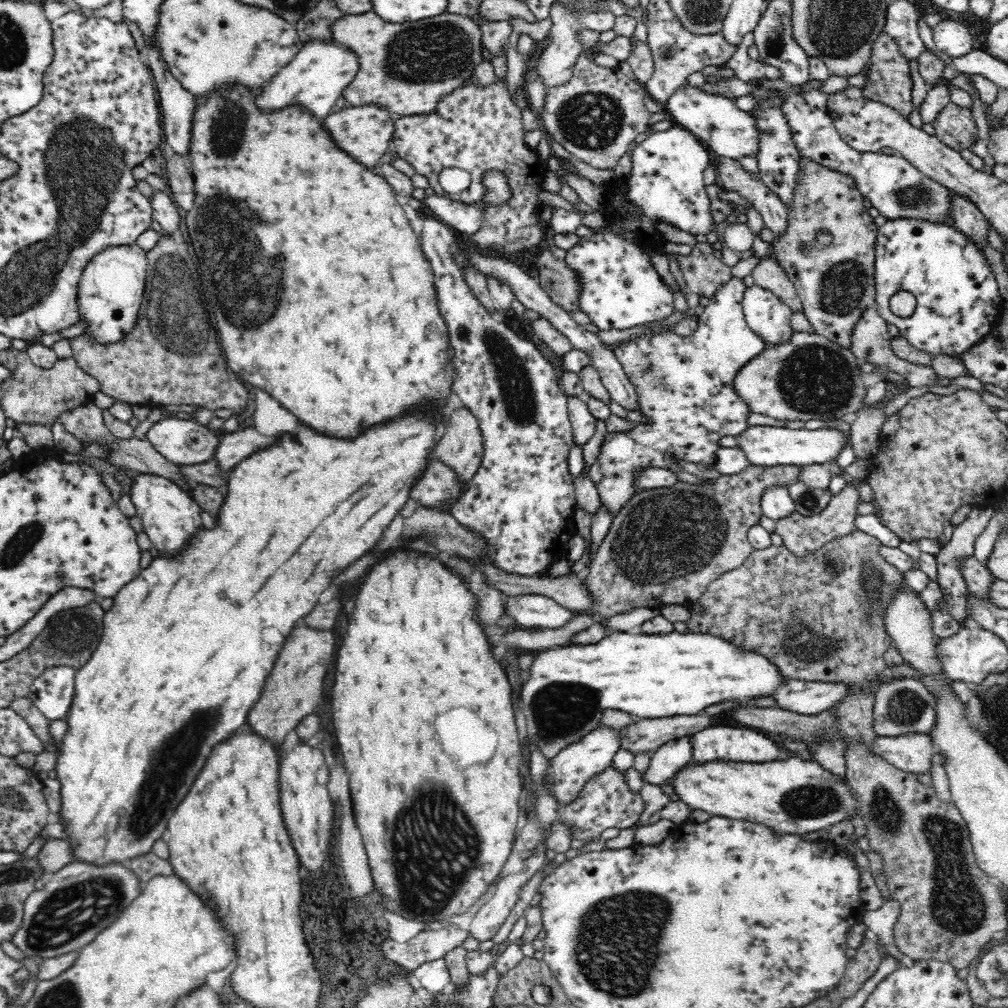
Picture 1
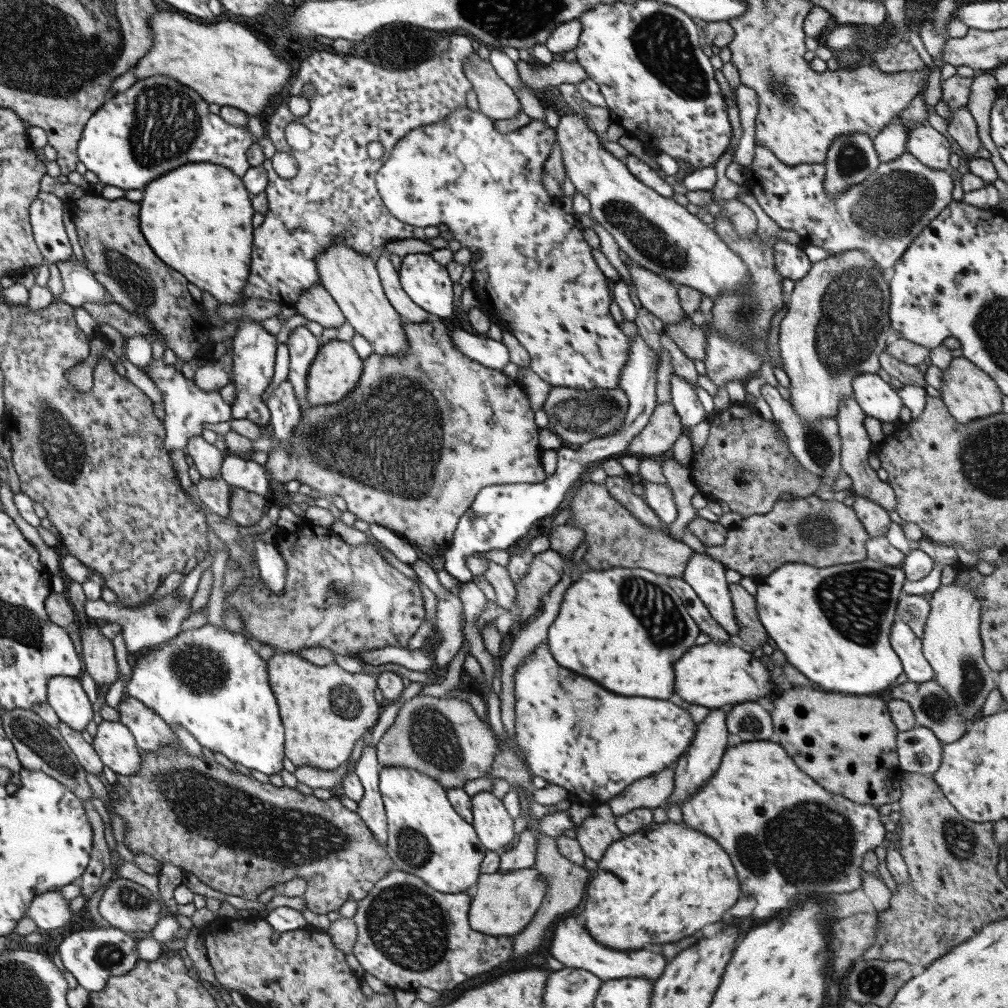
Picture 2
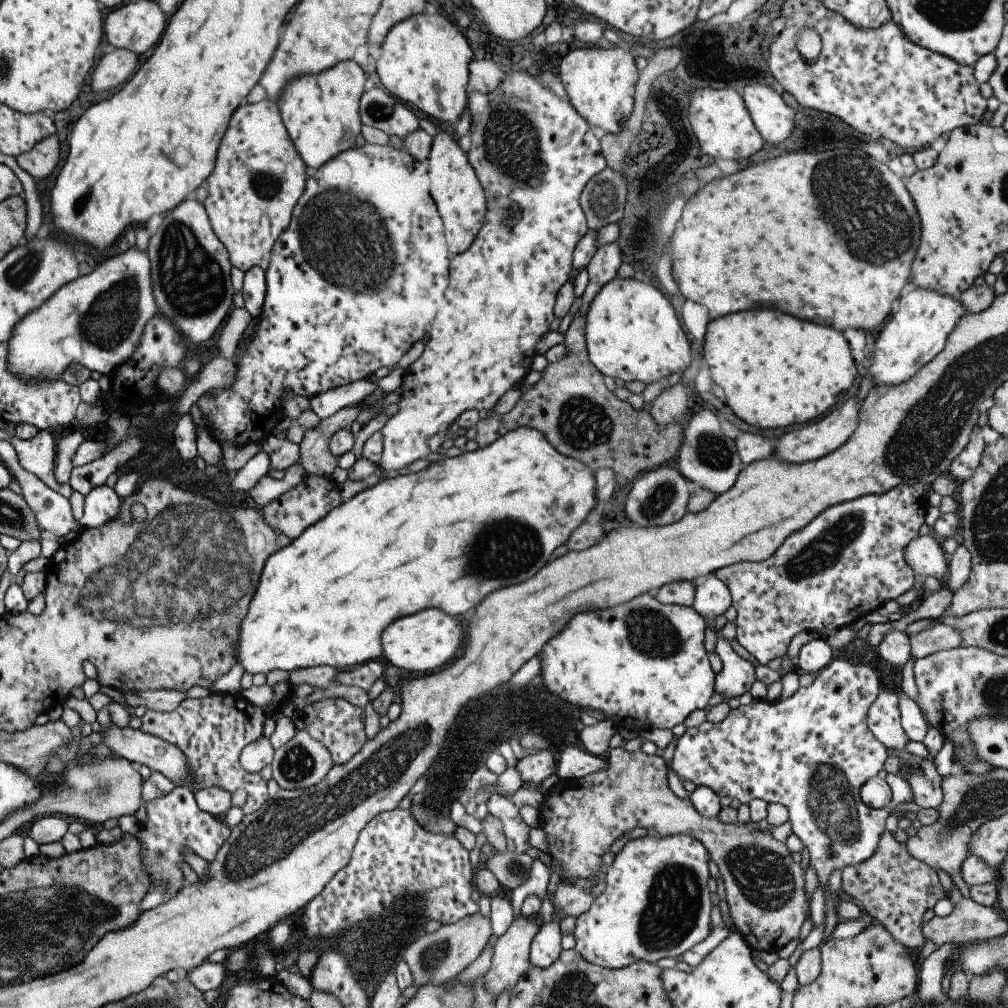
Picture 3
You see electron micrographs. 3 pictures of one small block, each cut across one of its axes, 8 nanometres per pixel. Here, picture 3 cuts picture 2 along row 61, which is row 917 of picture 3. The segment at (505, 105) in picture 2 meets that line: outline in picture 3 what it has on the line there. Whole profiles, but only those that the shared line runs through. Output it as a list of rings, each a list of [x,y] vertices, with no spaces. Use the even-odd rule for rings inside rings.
[[[479,912],[459,920],[457,924],[447,924],[437,928],[431,934],[423,934],[421,938],[417,938],[415,942],[411,942],[405,952],[403,952],[403,962],[407,964],[411,978],[413,978],[413,986],[421,988],[425,984],[433,984],[433,986],[441,986],[447,980],[455,978],[457,972],[465,970],[477,956],[481,950],[485,950],[485,942],[491,936],[491,922],[489,918],[483,918]]]

